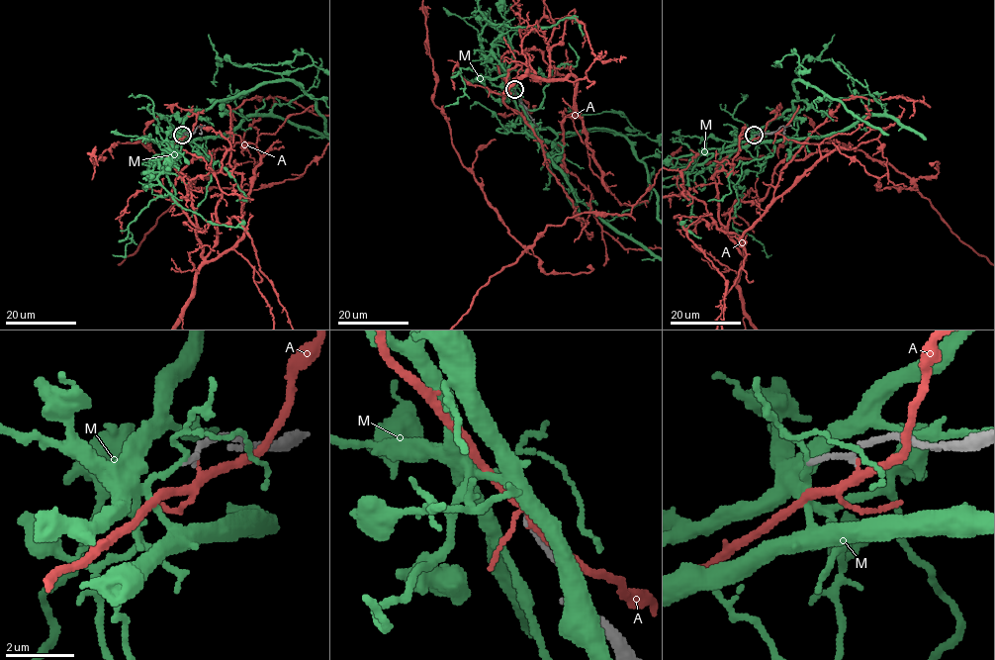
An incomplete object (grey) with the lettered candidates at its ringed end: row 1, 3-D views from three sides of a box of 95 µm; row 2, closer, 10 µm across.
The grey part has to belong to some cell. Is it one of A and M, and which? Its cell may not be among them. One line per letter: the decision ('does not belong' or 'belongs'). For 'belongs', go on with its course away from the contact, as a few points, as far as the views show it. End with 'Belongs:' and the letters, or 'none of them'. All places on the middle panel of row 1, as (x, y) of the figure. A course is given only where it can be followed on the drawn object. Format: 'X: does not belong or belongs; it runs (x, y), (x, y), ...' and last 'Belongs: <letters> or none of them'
A: does not belong
M: does not belong
Belongs: none of them

